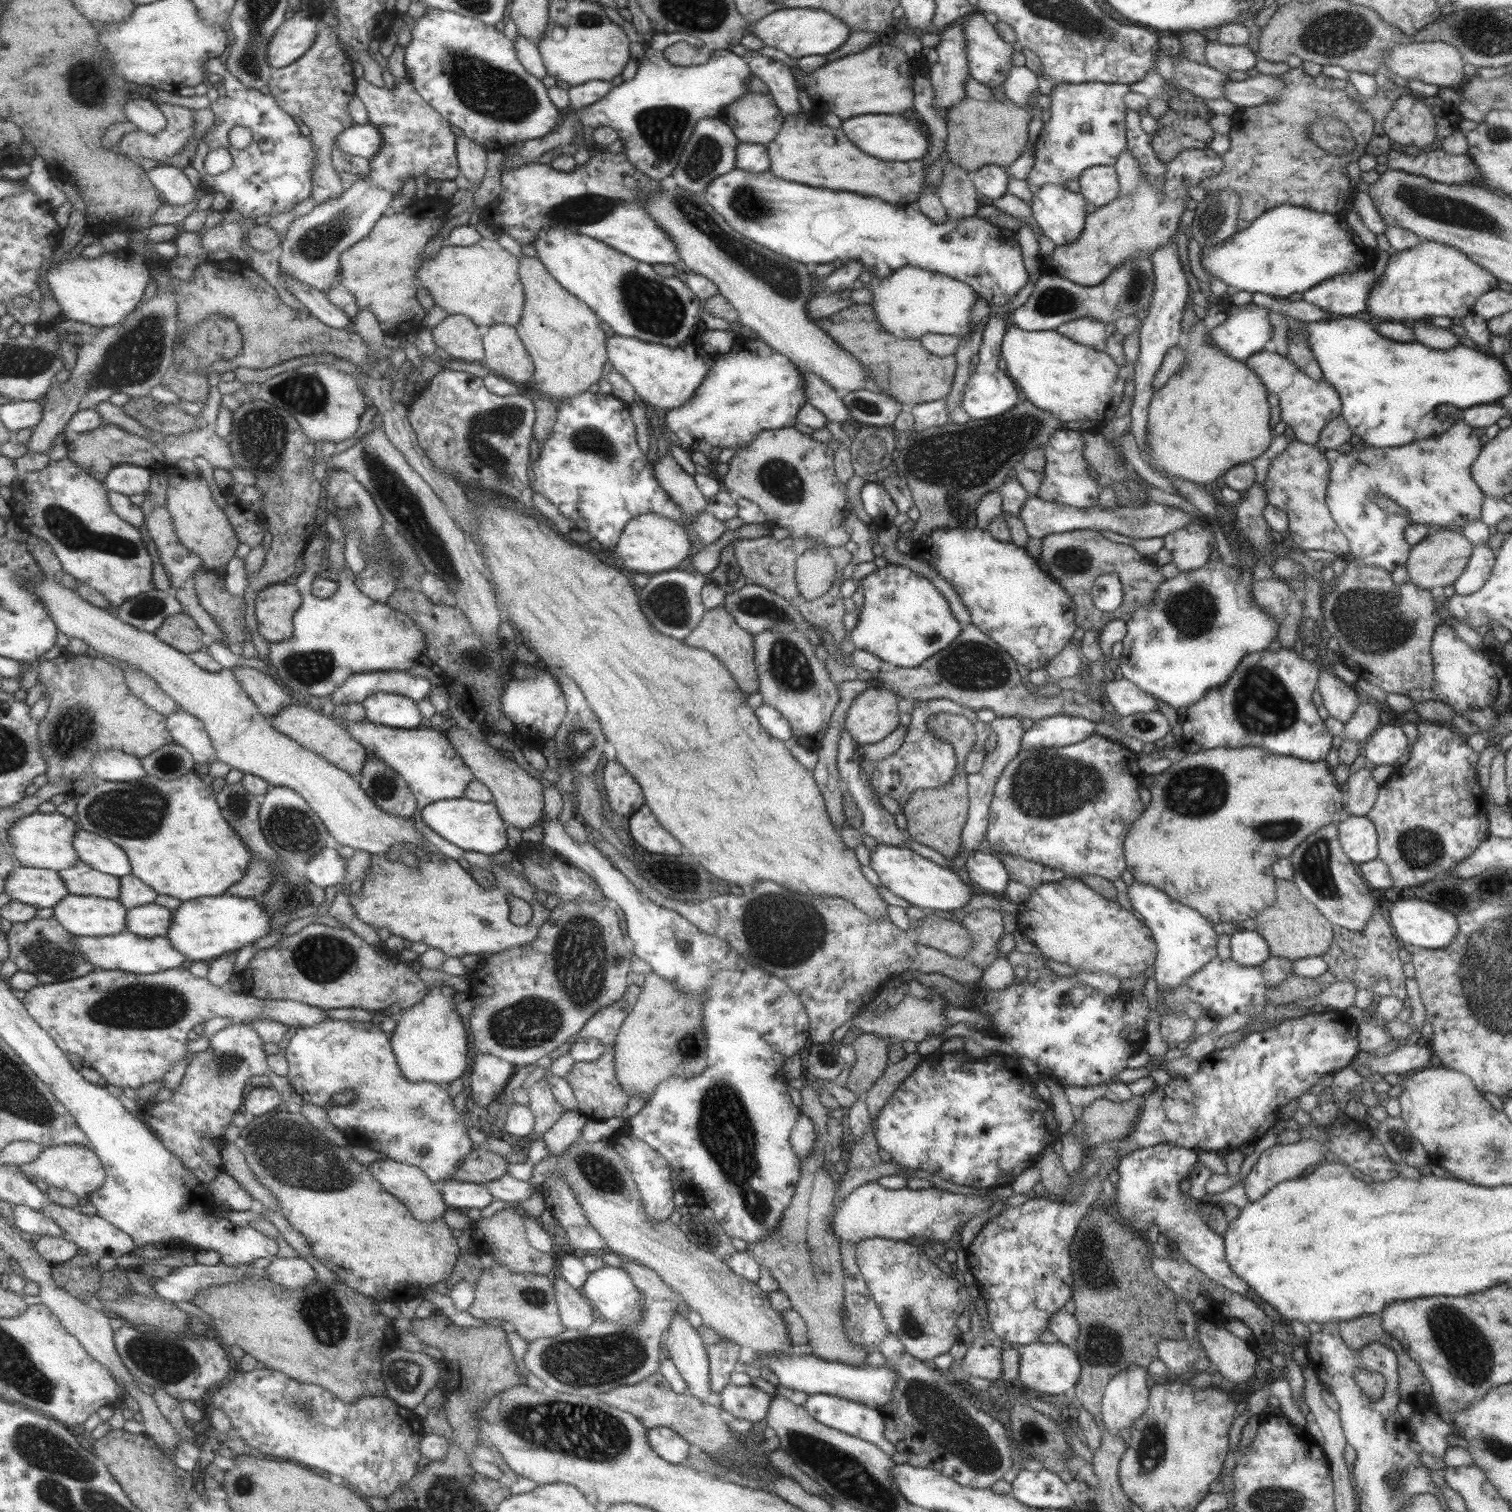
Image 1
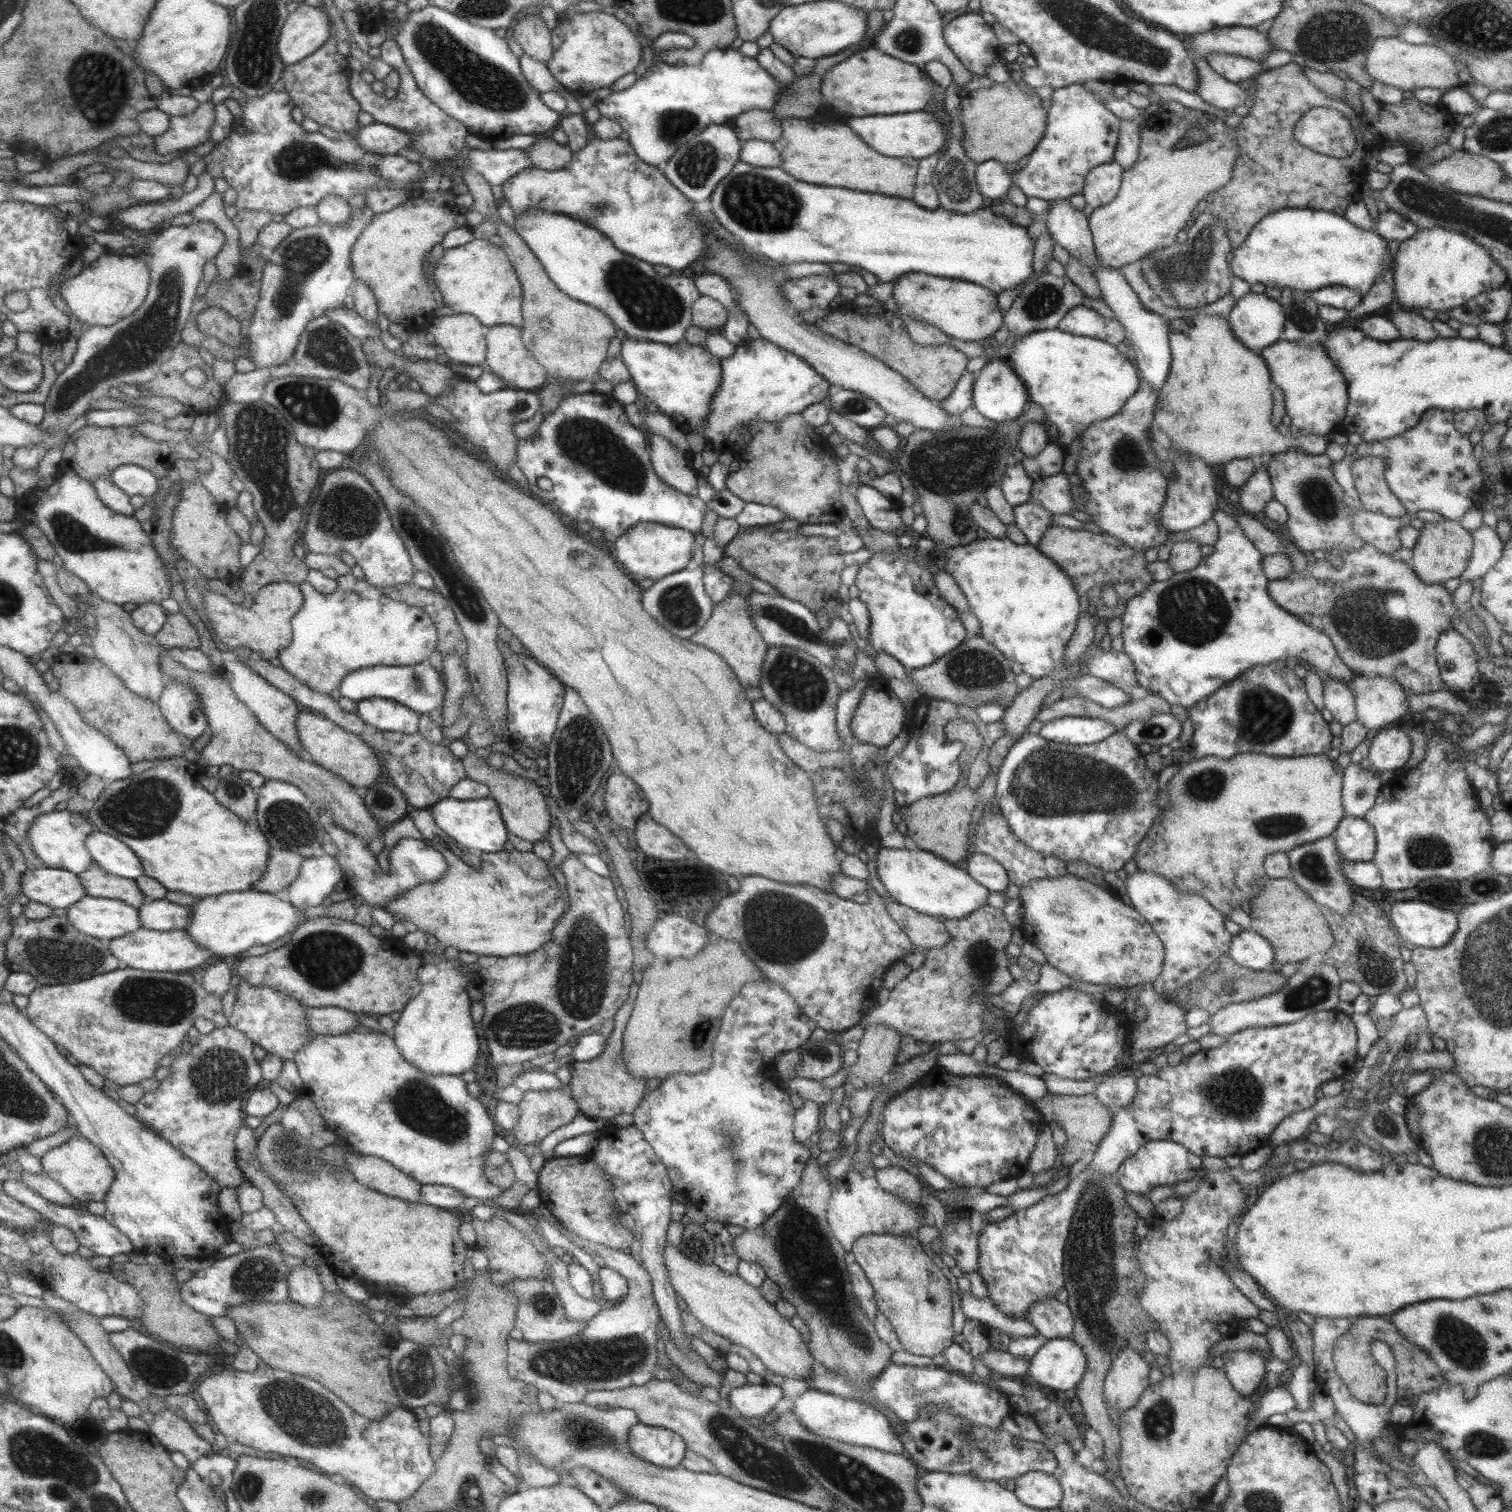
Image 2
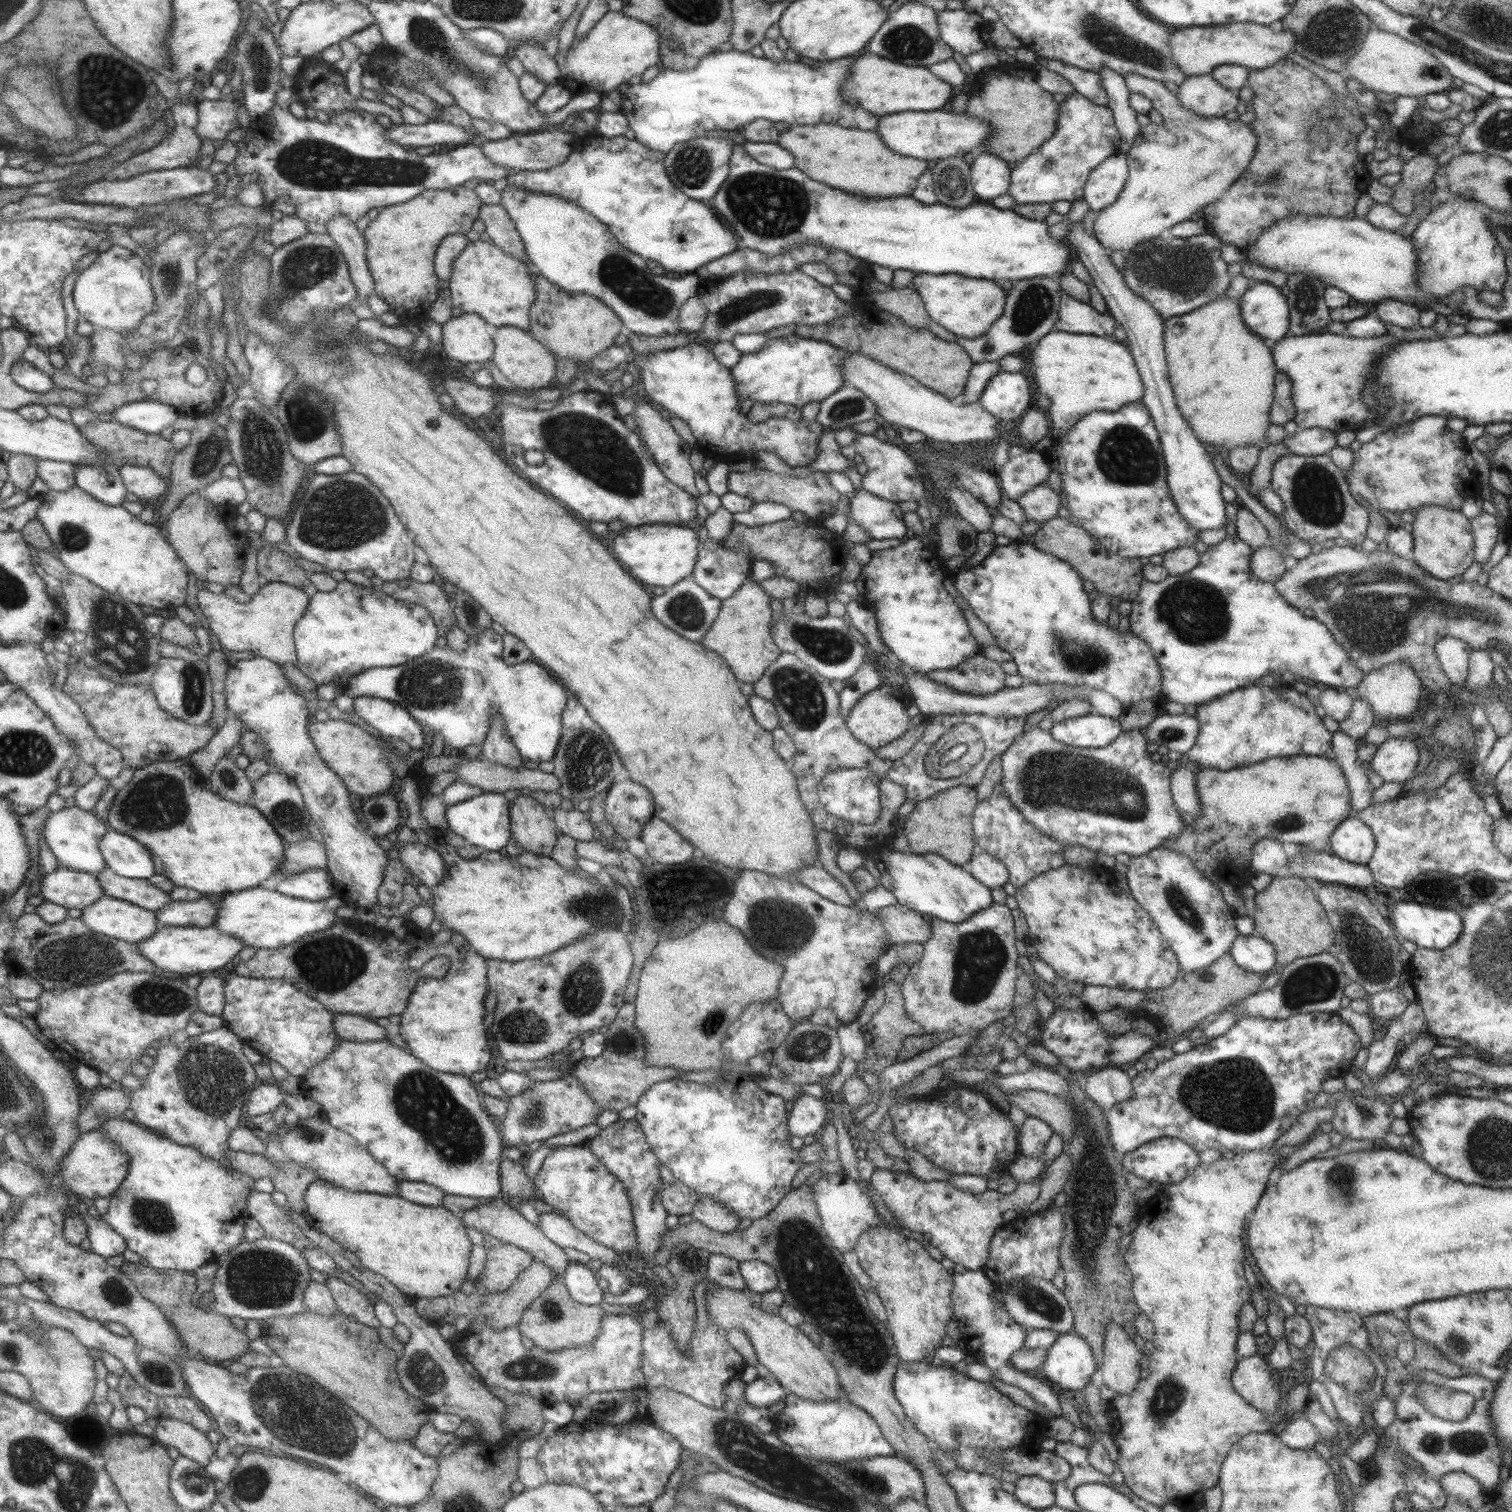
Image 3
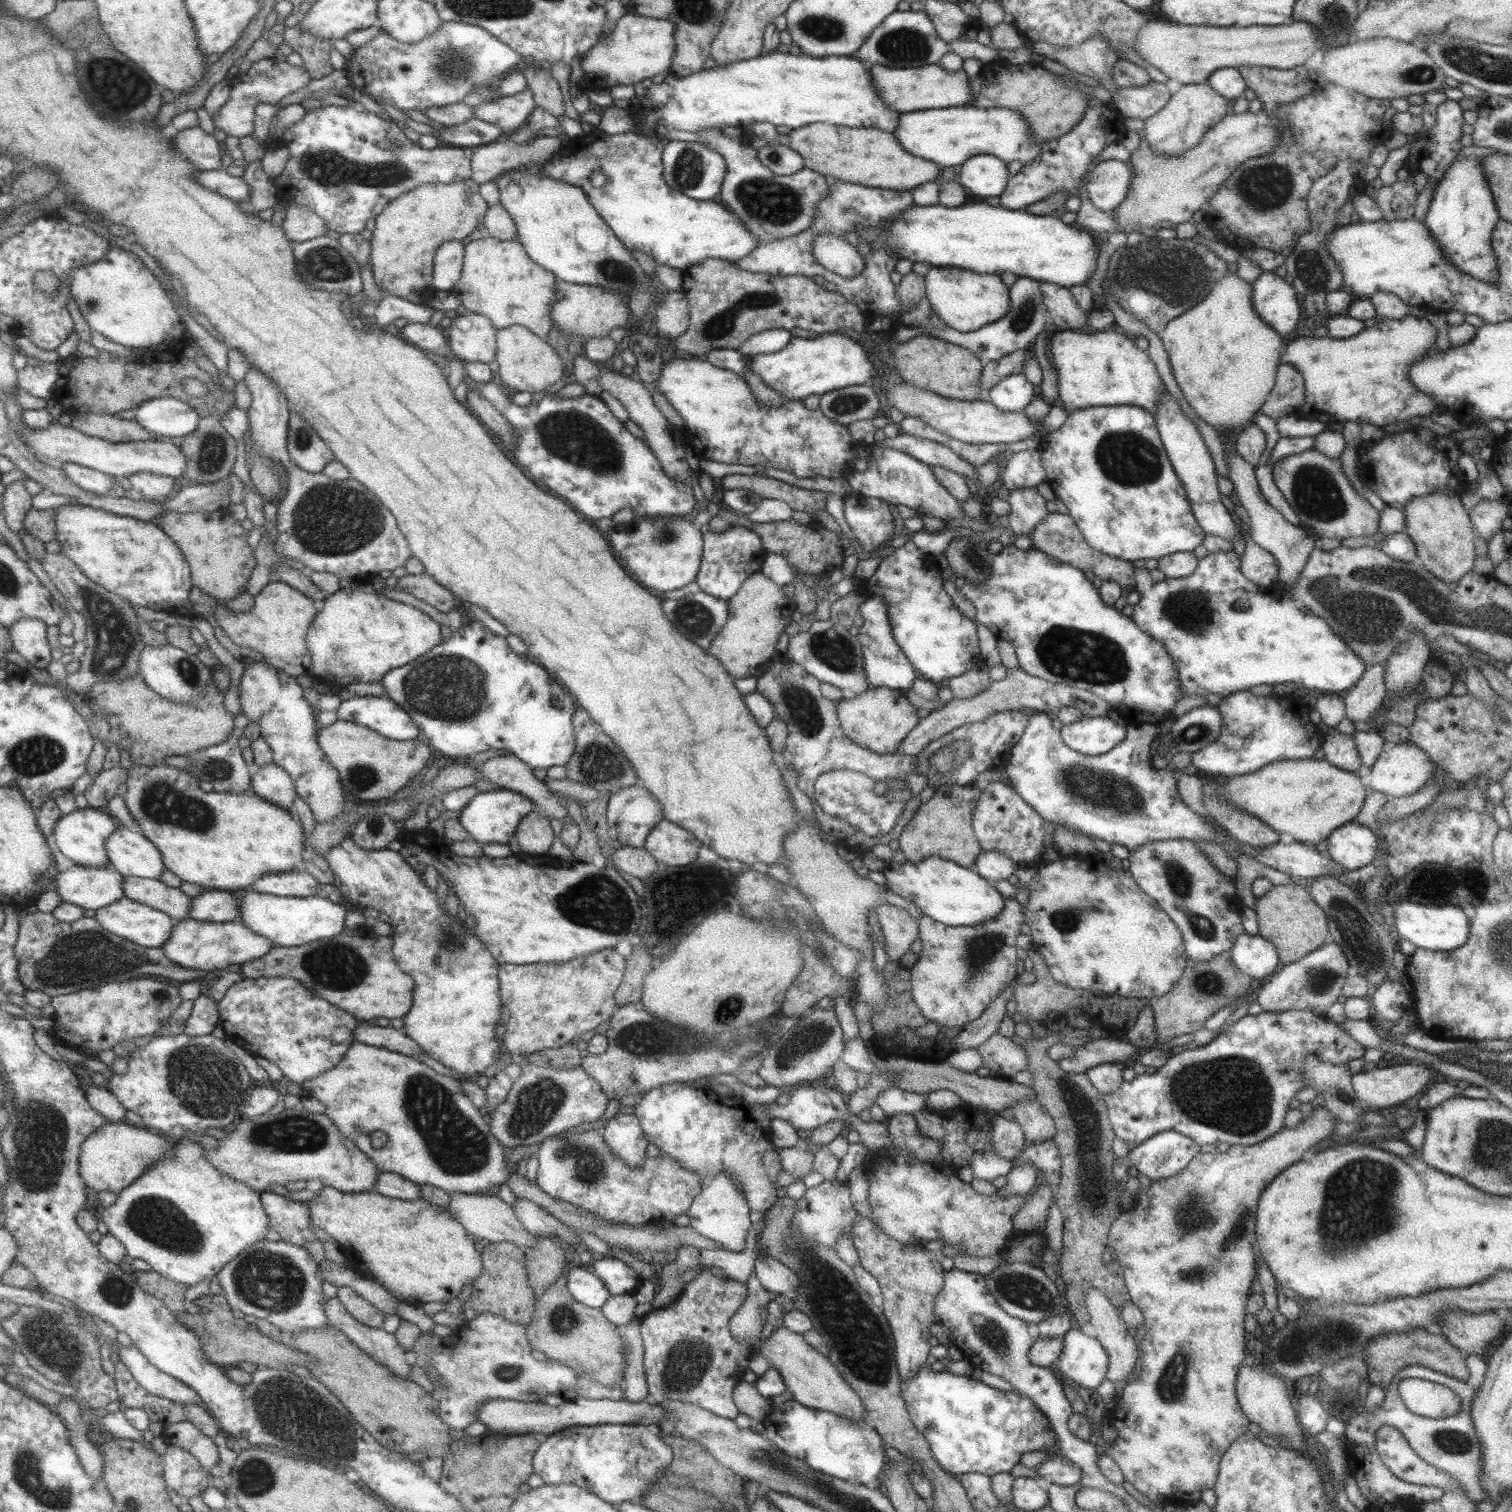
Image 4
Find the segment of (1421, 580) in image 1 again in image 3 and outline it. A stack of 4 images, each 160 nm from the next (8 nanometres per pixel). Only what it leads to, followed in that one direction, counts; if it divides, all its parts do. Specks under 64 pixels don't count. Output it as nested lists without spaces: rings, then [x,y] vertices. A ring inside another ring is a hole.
[[[1431,505],[1414,511],[1414,519],[1408,527],[1412,534],[1411,559],[1433,578],[1449,581],[1462,572],[1473,561],[1473,535],[1470,520],[1461,511]]]

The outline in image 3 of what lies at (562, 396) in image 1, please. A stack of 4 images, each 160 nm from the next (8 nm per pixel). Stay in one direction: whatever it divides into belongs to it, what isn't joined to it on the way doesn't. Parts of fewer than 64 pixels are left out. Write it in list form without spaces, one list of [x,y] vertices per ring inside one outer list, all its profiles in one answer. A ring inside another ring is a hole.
[[[482,202],[478,214],[485,226],[484,232],[494,246],[497,246],[509,257],[525,263],[525,265],[530,263],[520,237],[514,228],[514,223],[500,204]],[[532,274],[535,300],[528,310],[527,332],[556,359],[569,359],[575,363],[589,363],[597,353],[613,345],[613,338],[624,332],[617,315],[601,301],[588,295],[571,295],[549,283],[543,276]]]

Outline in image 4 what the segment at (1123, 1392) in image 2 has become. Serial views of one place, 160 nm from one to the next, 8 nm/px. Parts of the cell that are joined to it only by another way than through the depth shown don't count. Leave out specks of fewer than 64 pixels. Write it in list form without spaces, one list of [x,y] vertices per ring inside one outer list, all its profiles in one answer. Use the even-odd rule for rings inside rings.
[[[1090,1288],[1085,1295],[1086,1312],[1089,1316],[1089,1323],[1095,1329],[1095,1338],[1105,1350],[1108,1356],[1108,1365],[1105,1378],[1113,1384],[1126,1380],[1128,1374],[1133,1371],[1135,1360],[1141,1354],[1137,1351],[1137,1339],[1127,1333],[1127,1327],[1121,1321],[1119,1309],[1115,1308],[1106,1296],[1096,1288]]]

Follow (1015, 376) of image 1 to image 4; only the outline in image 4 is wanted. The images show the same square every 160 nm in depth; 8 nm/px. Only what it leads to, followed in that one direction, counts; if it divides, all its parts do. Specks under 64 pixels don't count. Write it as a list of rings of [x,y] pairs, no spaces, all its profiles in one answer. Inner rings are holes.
[[[1115,328],[1104,329],[1101,331],[1072,331],[1064,330],[1057,331],[1053,333],[1050,337],[1047,338],[1047,351],[1051,353],[1051,363],[1050,365],[1057,372],[1057,381],[1058,384],[1058,398],[1056,402],[1062,406],[1067,412],[1072,412],[1076,408],[1087,408],[1087,407],[1105,407],[1105,406],[1117,406],[1117,405],[1129,405],[1137,406],[1144,408],[1146,411],[1149,411],[1151,414],[1154,414],[1156,409],[1156,400],[1158,396],[1163,393],[1165,388],[1163,387],[1162,380],[1159,378],[1159,375],[1156,372],[1155,365],[1153,362],[1149,361],[1149,357],[1145,351],[1141,351],[1134,343],[1134,338],[1130,335],[1126,335],[1122,331],[1119,331]]]

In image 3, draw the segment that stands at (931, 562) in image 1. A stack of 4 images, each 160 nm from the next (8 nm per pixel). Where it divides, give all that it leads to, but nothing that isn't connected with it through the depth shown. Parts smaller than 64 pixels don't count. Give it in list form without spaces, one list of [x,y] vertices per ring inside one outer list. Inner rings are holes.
[[[1030,540],[1008,541],[1006,545],[994,545],[992,550],[979,562],[979,564],[958,570],[952,573],[952,577],[958,594],[967,602],[968,607],[975,613],[975,616],[977,616],[981,622],[985,623],[990,634],[993,635],[994,644],[1011,655],[1012,661],[1017,667],[1017,674],[1019,674],[1023,680],[1031,681],[1032,683],[1035,682],[1037,684],[1063,683],[1071,686],[1083,685],[1092,689],[1105,691],[1108,692],[1110,696],[1113,696],[1115,700],[1119,701],[1119,704],[1125,709],[1129,708],[1129,706],[1133,706],[1133,704],[1139,704],[1139,701],[1151,700],[1151,698],[1155,698],[1155,700],[1158,701],[1164,701],[1160,690],[1158,666],[1151,654],[1150,648],[1148,648],[1140,638],[1137,638],[1137,636],[1131,634],[1129,631],[1119,635],[1117,626],[1110,628],[1106,622],[1104,624],[1095,622],[1091,618],[1089,598],[1087,597],[1087,593],[1083,591],[1083,580],[1079,578],[1077,572],[1075,572],[1069,564],[1059,560],[1056,556],[1037,550]]]

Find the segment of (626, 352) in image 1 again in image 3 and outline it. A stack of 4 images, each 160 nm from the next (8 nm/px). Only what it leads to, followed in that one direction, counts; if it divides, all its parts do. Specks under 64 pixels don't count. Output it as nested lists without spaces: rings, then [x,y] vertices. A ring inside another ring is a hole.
[[[697,341],[673,350],[659,350],[646,356],[634,355],[633,364],[639,371],[646,398],[661,405],[666,411],[672,412],[672,416],[683,419],[696,438],[696,448],[701,448],[702,454],[708,454],[713,461],[731,463],[741,458],[755,456],[757,450],[773,452],[785,464],[792,467],[805,466],[814,461],[818,438],[825,428],[817,421],[807,422],[803,418],[799,422],[775,417],[768,418],[765,422],[749,422],[746,415],[739,411],[735,383],[729,370],[715,360],[709,344]]]

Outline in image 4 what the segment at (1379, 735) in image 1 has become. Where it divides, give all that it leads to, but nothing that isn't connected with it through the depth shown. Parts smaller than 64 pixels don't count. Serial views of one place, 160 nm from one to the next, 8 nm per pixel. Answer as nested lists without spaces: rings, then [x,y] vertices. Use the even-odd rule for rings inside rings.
[[[1409,741],[1393,746],[1388,745],[1371,766],[1371,780],[1367,788],[1370,791],[1383,793],[1387,799],[1402,797],[1425,786],[1433,775],[1434,767],[1432,760],[1425,752]]]

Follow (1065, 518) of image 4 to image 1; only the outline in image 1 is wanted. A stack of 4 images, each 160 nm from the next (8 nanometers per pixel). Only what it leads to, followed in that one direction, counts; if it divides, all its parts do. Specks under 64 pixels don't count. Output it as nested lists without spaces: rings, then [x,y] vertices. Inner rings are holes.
[[[1081,529],[1044,536],[1039,560],[1043,569],[1073,601],[1074,624],[1084,631],[1095,630],[1097,635],[1106,622],[1115,619],[1127,621],[1138,608],[1149,606],[1153,602],[1156,588],[1165,579],[1157,566],[1131,545],[1112,542],[1096,530]],[[1103,574],[1112,576],[1114,586],[1121,590],[1121,602],[1110,614],[1095,608],[1092,603],[1094,580]]]

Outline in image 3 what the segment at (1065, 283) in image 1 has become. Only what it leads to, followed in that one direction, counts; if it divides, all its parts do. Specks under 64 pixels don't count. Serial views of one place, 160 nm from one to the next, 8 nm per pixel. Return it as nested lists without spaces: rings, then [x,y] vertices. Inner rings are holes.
[[[1036,276],[1013,282],[1011,290],[1006,294],[1003,312],[981,336],[967,339],[956,336],[956,343],[974,363],[998,362],[1005,355],[1020,352],[1024,346],[1033,345],[1050,331],[1058,317],[1061,288],[1059,280]]]

